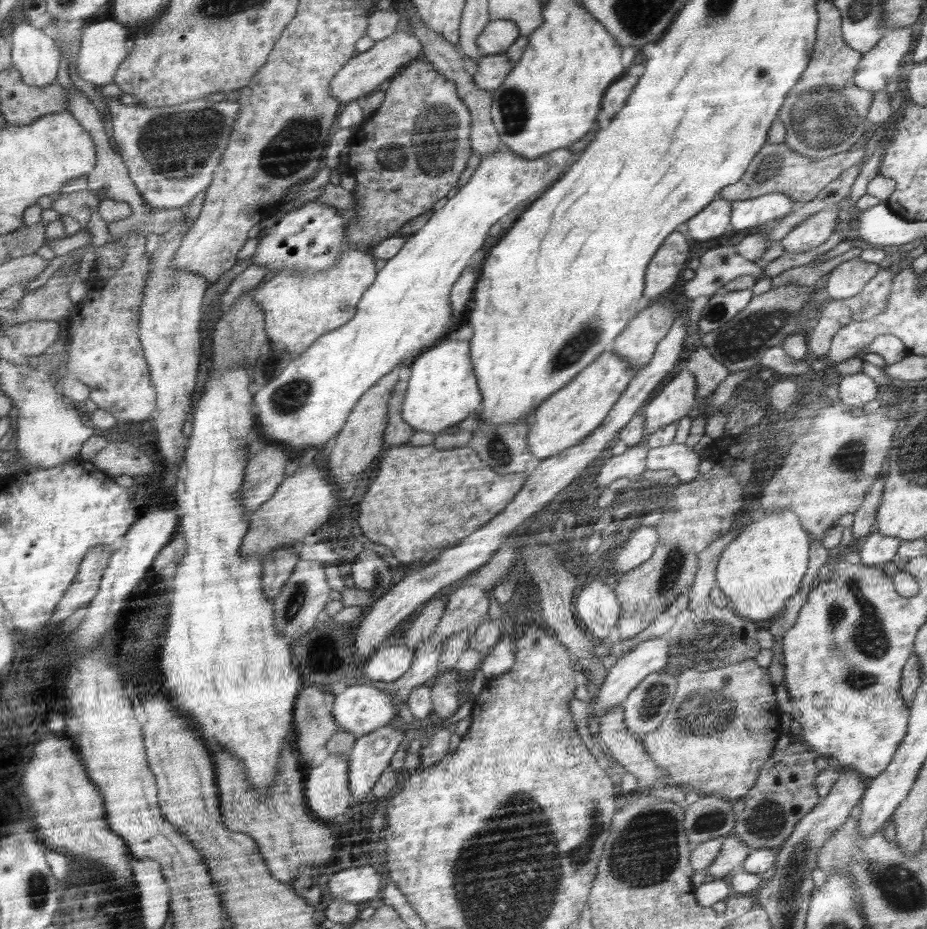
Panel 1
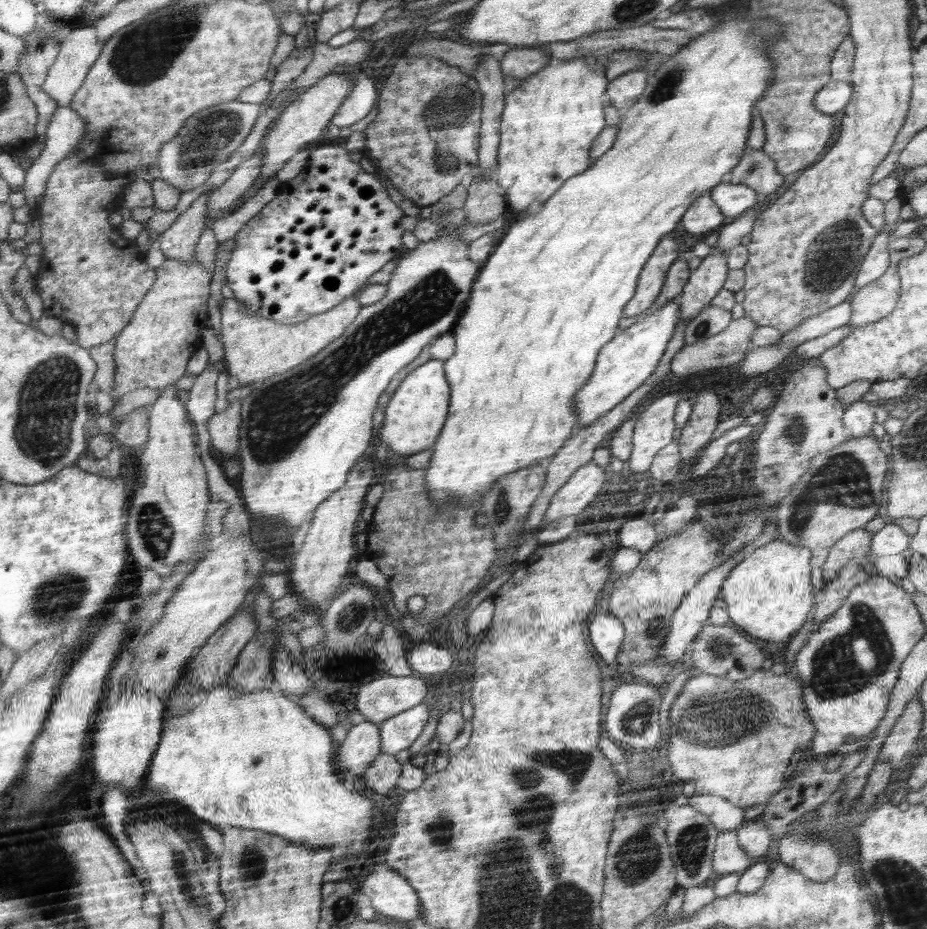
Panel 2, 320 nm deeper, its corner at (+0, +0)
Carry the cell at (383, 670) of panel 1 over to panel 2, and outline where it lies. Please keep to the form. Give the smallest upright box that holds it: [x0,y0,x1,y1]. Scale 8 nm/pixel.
[407,641,452,674]

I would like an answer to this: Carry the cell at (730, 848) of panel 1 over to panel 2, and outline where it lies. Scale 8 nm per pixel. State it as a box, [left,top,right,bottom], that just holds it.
[737,820,774,859]

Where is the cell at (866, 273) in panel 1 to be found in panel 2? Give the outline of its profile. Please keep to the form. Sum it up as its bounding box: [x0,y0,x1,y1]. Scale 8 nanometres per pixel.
[856,229,891,288]

